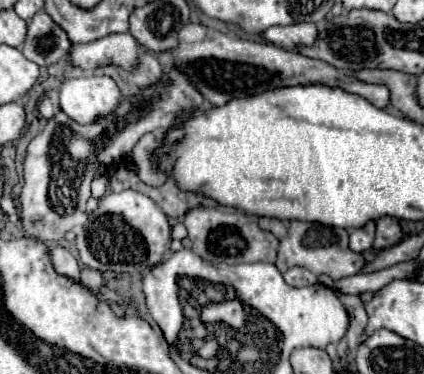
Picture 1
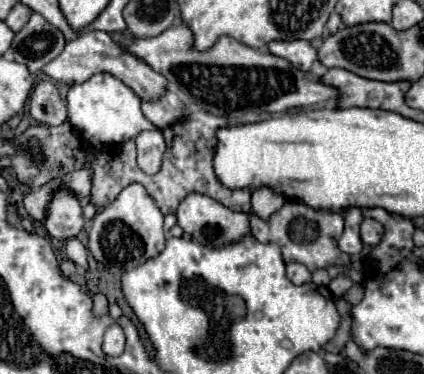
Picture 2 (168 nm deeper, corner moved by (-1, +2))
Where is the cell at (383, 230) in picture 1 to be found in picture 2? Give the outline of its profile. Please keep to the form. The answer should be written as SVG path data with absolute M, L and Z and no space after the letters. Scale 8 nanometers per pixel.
M364 219L360 233L362 233L362 241L364 243L376 247L384 237L384 225L378 223L376 219Z

